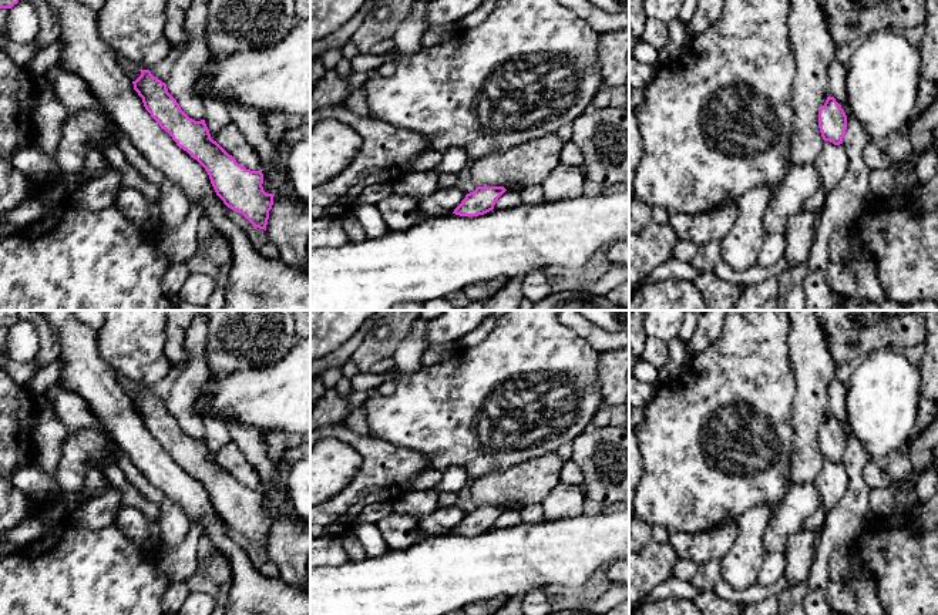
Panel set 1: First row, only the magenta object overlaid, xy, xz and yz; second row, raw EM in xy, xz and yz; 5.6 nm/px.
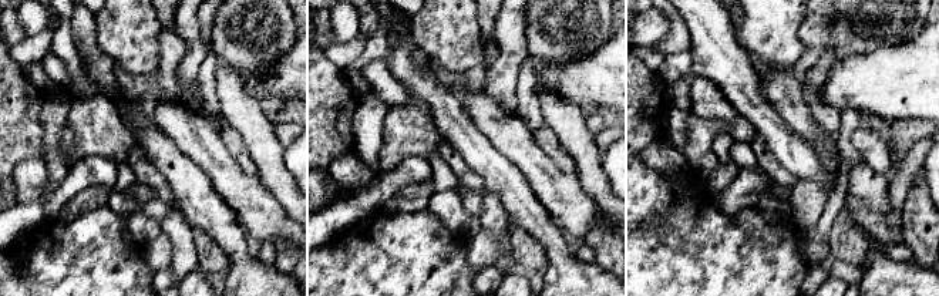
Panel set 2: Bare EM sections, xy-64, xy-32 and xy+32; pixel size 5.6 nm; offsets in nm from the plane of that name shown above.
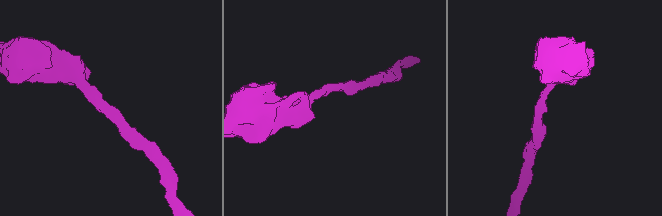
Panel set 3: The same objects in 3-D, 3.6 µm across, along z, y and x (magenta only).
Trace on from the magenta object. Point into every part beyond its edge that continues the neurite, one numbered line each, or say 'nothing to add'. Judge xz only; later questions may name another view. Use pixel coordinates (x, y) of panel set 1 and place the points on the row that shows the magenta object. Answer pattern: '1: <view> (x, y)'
nothing to add

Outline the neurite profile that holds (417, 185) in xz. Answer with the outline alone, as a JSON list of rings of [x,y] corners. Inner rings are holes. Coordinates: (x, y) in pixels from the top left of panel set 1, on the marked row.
[[[434,169],[420,172],[410,171],[391,184],[391,194],[421,199],[438,189],[438,175]]]

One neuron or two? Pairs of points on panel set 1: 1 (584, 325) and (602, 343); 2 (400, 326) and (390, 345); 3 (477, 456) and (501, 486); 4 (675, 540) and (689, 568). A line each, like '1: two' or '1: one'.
1: one
2: one
3: two
4: two

